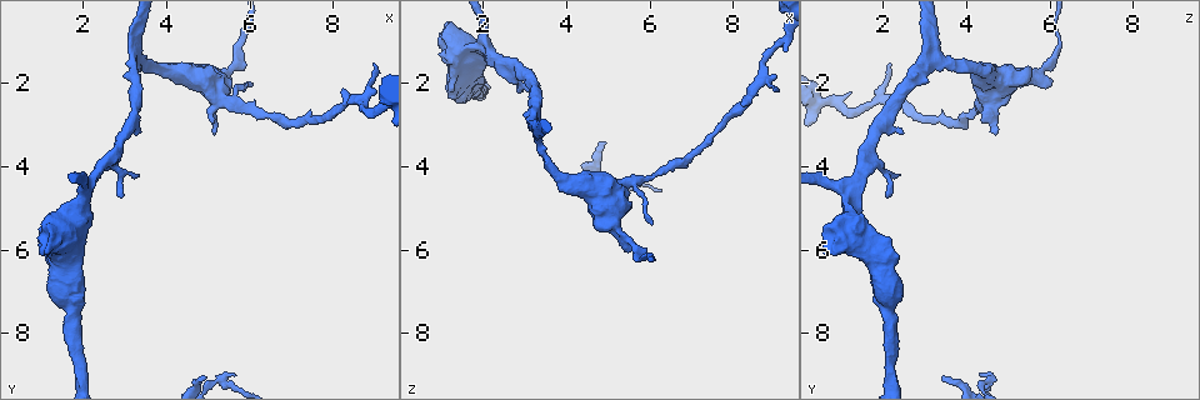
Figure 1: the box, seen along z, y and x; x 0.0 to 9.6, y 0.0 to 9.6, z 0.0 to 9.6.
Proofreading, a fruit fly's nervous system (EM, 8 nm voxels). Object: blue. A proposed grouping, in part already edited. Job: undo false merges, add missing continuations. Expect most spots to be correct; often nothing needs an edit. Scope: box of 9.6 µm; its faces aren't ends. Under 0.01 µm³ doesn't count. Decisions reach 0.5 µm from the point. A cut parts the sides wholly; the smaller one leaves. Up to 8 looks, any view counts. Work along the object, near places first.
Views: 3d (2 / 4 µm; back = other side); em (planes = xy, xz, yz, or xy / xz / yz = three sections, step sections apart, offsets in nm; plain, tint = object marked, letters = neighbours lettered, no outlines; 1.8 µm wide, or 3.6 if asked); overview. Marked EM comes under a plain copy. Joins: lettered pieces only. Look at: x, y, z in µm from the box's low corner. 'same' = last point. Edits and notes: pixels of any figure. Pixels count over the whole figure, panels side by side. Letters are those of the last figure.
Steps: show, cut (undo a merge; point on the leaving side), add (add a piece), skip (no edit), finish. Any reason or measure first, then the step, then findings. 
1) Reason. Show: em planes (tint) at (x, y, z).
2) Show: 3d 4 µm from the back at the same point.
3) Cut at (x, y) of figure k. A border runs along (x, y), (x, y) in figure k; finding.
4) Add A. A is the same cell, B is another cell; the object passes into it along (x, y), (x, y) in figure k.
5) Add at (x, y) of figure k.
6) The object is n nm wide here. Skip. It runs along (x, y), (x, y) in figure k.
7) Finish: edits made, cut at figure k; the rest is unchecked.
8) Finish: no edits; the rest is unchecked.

Sharp bend. Show: 3d 2 µm at (8.55, 2.35, 2.10).

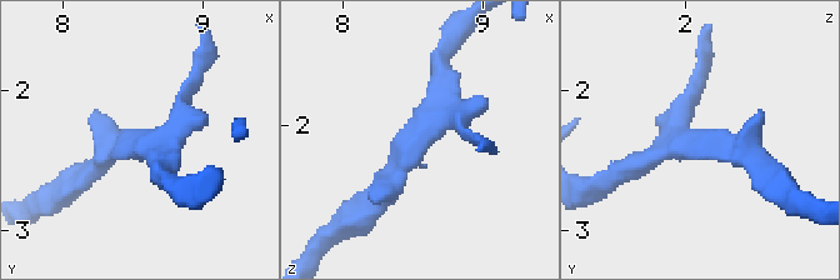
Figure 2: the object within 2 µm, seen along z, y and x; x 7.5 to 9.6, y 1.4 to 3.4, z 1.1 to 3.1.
Now the EM. Show: em 3.6 µm planes (letters) at (8.56, 2.34, 2.10).

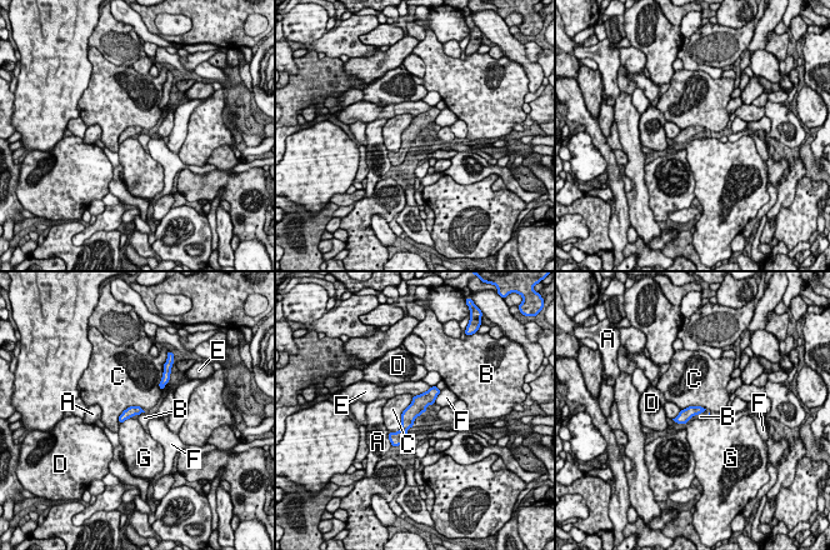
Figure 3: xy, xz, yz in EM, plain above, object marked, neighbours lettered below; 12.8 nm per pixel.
Skip. A, B, C, D, E, F and G are other cells; it runs along (434, 390), (393, 439) in figure 3; all the same neuron.

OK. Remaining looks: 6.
Four-way junction. Show: em 3.6 µm yz step 4 (letters) at (5.35, 2.45, 4.55).

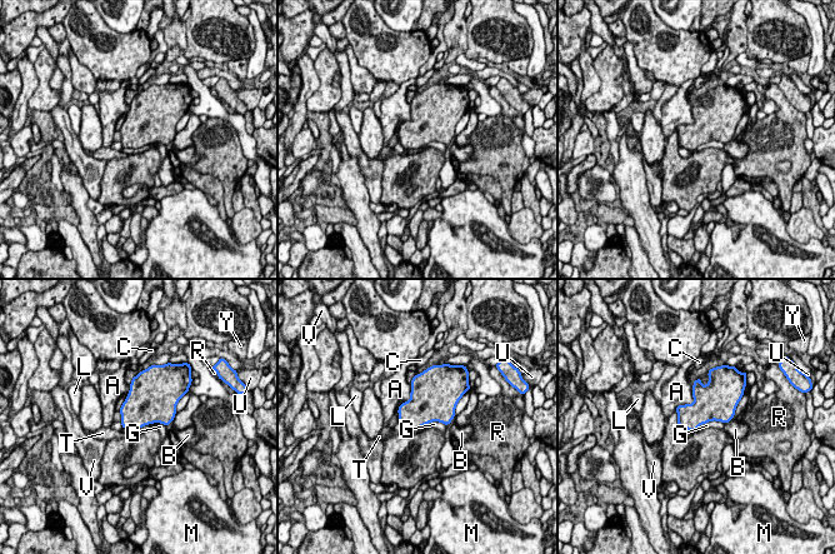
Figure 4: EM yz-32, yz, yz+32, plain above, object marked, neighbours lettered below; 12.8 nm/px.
Skip. A, B, C, G, L, M, R, T, U, V and Y are other cells; a border runs along (724, 423), (709, 420), (695, 429) in figure 4; continuous, no second neuron.

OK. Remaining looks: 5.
Show: em xy step 16 (letters) at (4.90, 9.05, 3.45).

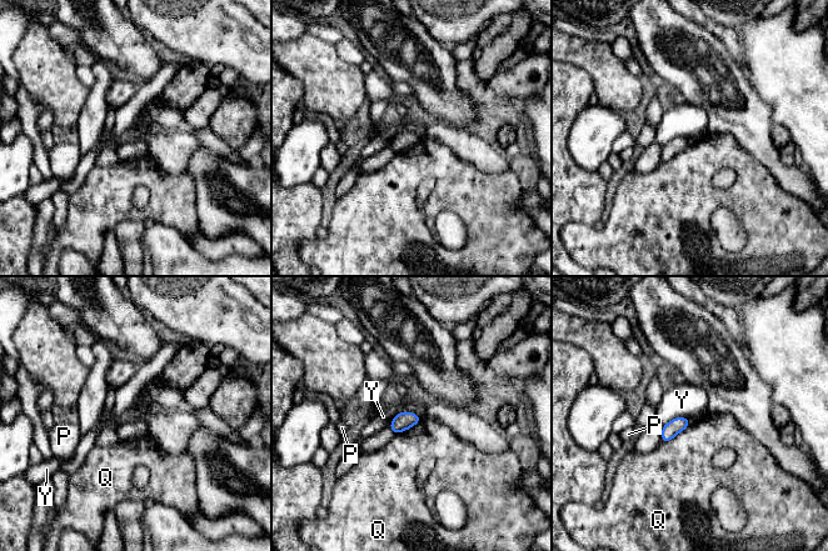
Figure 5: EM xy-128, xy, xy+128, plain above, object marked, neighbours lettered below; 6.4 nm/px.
Cut it another way. Show: em planes (letters) at the same point.

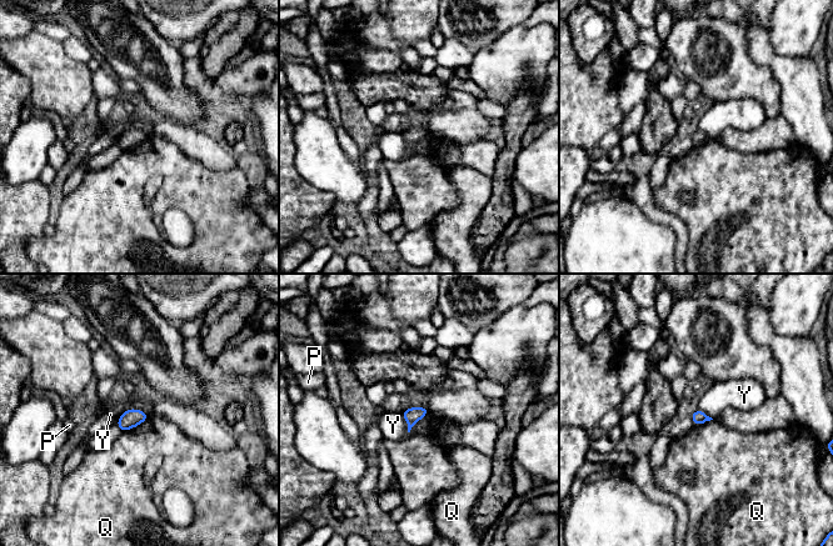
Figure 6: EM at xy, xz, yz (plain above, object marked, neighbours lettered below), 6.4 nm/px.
The object is 90 nm wide here. Skip. P, Q and Y are other cells; a border runs along (428, 412), (407, 431) in figure 6; no lettered piece goes on from it.

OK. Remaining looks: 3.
Thick turns thin. Show: em 3.6 µm xz step 16 (letters) at (1.80, 7.40, 2.15).

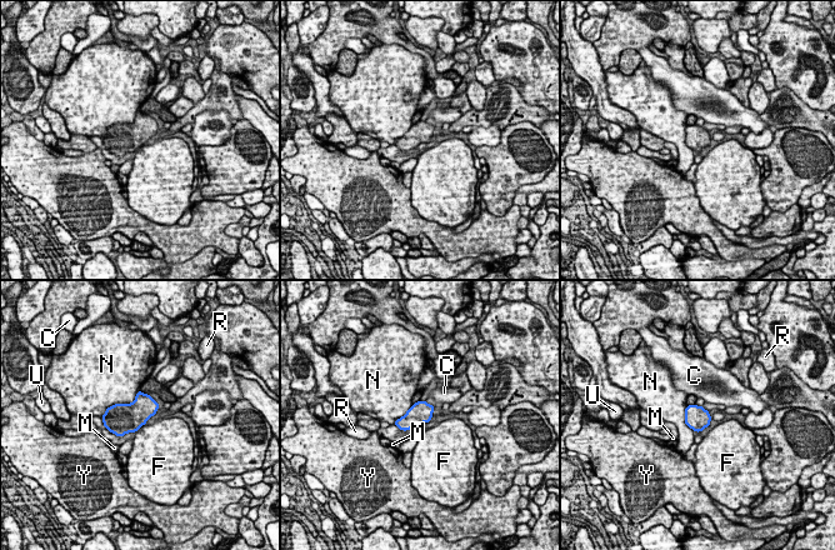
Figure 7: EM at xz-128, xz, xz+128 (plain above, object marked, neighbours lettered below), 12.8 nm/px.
Skip. C, F, M, N, R, U and Y are other cells; a border runs along (145, 423), (136, 431) in figure 7; continuous, no second neuron.

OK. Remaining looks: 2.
Finish: no edits; the rest is unchecked.

